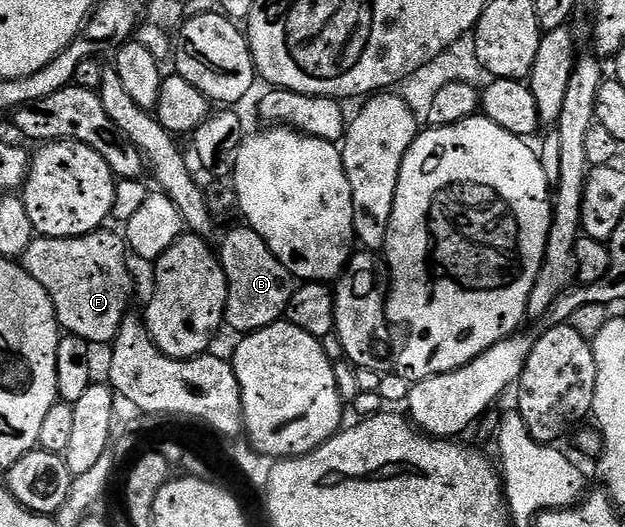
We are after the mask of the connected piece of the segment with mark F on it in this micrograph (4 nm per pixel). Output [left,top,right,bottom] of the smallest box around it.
[23,230,133,345]

